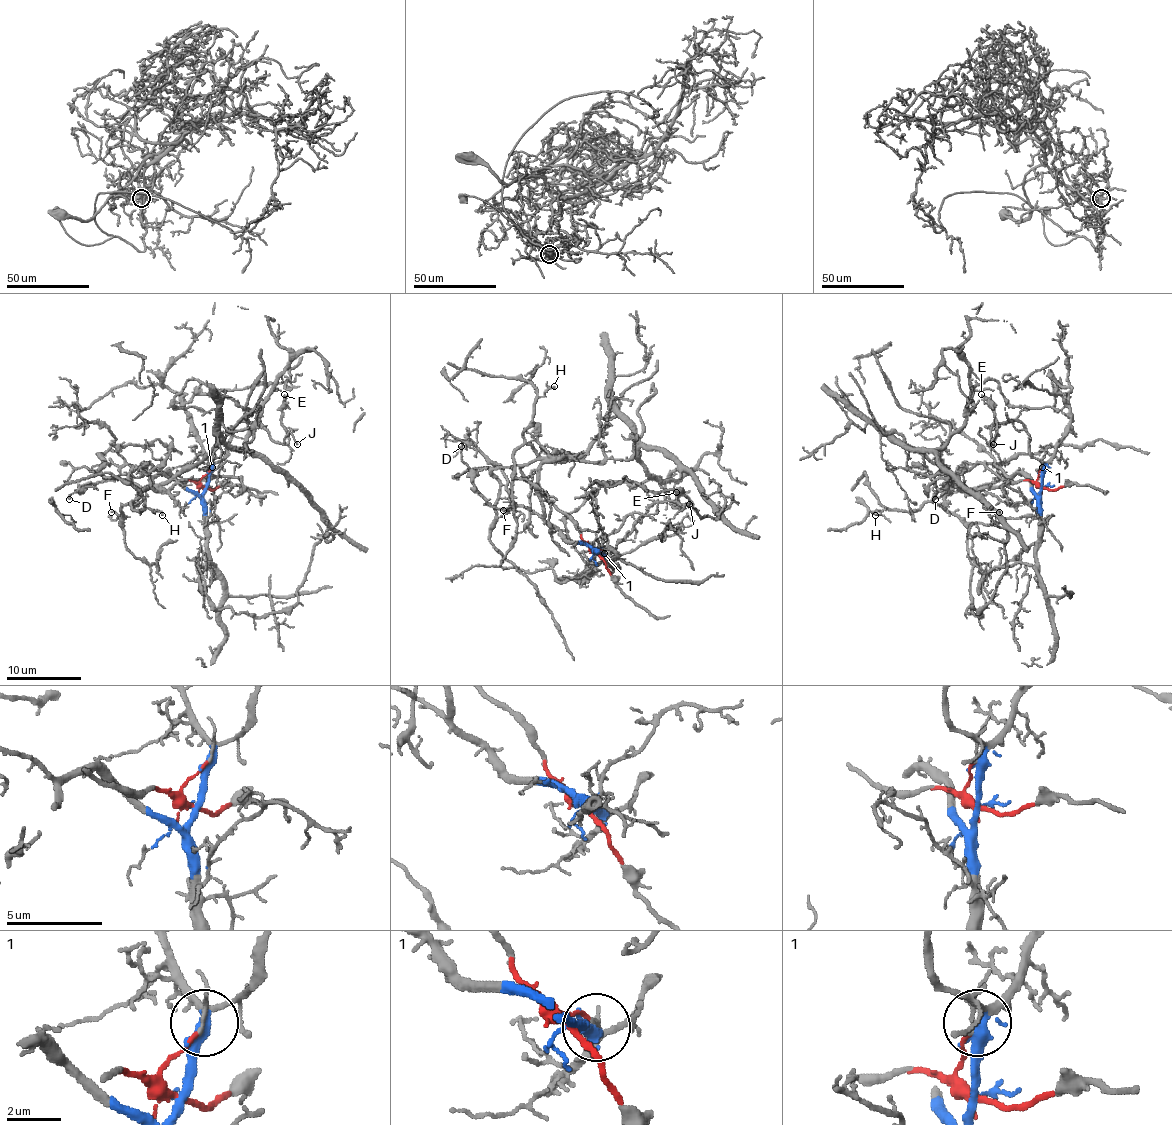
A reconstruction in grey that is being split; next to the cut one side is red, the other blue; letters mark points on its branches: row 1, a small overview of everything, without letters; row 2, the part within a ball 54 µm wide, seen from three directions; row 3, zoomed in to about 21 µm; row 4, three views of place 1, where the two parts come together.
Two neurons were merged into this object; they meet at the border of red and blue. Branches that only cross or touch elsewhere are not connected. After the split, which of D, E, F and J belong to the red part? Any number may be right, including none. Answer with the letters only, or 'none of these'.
F

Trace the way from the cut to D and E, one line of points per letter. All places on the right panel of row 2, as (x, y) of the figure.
D: (1042, 488), (1037, 494), (1027, 477), (1016, 473), (1007, 475), (996, 464), (998, 479), (971, 492), (934, 499)
E: (1042, 488), (1044, 464), (1031, 455), (1027, 430), (1003, 421), (992, 427), (990, 443), (996, 414), (981, 395)

